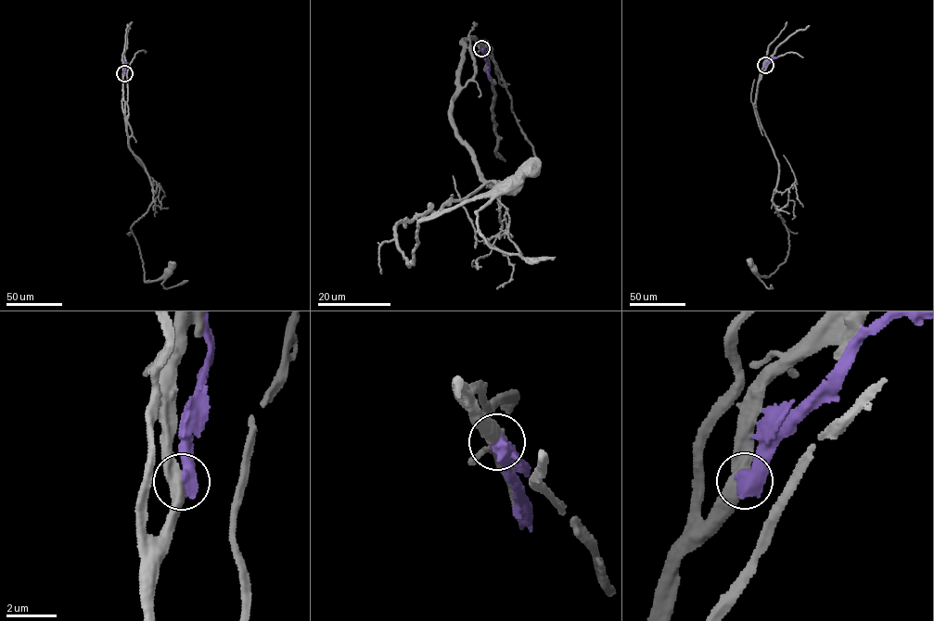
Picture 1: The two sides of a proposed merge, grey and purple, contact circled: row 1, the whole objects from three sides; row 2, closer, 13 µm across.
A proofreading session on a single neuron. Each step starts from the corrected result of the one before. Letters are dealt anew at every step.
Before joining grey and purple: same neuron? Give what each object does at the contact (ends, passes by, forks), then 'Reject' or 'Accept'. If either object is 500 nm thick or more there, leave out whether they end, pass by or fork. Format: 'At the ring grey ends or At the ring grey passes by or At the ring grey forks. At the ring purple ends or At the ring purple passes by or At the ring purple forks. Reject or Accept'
Reject

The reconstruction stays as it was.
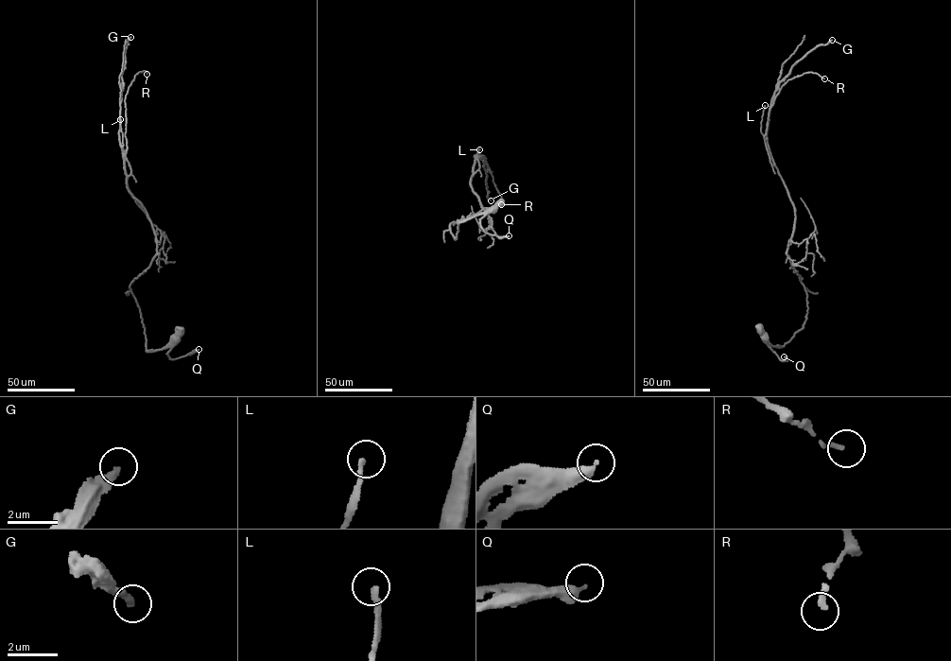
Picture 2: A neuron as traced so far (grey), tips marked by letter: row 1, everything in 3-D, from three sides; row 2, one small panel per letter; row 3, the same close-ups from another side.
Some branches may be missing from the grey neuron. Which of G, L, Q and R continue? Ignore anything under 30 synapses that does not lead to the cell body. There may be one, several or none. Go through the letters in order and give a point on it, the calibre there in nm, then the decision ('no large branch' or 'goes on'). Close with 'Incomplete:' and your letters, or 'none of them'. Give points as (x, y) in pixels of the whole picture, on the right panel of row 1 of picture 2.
G: (832, 40) | 280 nm | goes on
L: (765, 105) | 190 nm | no large branch
Q: (784, 356) | 320 nm | no large branch
R: (824, 78) | 180 nm | no large branch
Incomplete: G

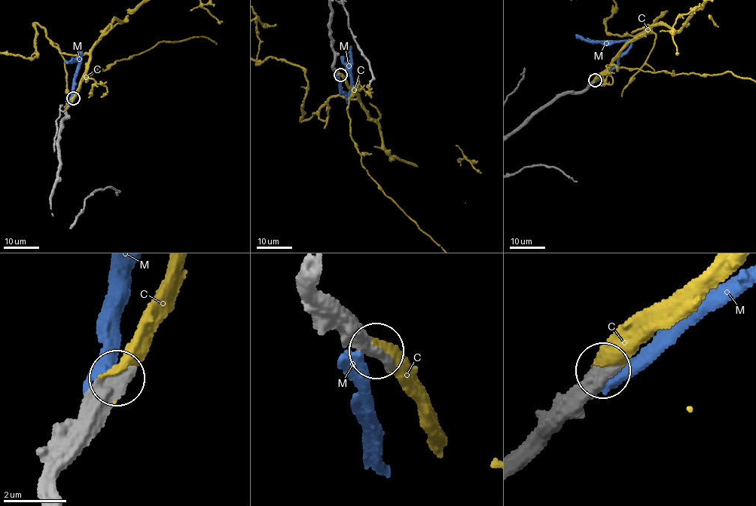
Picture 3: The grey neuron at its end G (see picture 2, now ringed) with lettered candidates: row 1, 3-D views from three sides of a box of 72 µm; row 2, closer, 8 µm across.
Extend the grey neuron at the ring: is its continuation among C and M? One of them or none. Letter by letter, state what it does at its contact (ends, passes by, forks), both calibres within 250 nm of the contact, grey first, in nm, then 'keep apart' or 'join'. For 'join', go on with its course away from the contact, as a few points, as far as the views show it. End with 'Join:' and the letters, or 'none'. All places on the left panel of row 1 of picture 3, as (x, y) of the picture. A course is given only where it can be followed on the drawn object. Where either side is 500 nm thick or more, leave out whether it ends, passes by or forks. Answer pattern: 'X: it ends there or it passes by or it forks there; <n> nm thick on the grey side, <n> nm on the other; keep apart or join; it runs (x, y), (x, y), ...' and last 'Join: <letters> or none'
C: 600 nm thick on the grey side, 500 nm on the other; join
M: it ends there; 480 nm thick on the grey side, 480 nm on the other; keep apart
Join: C

